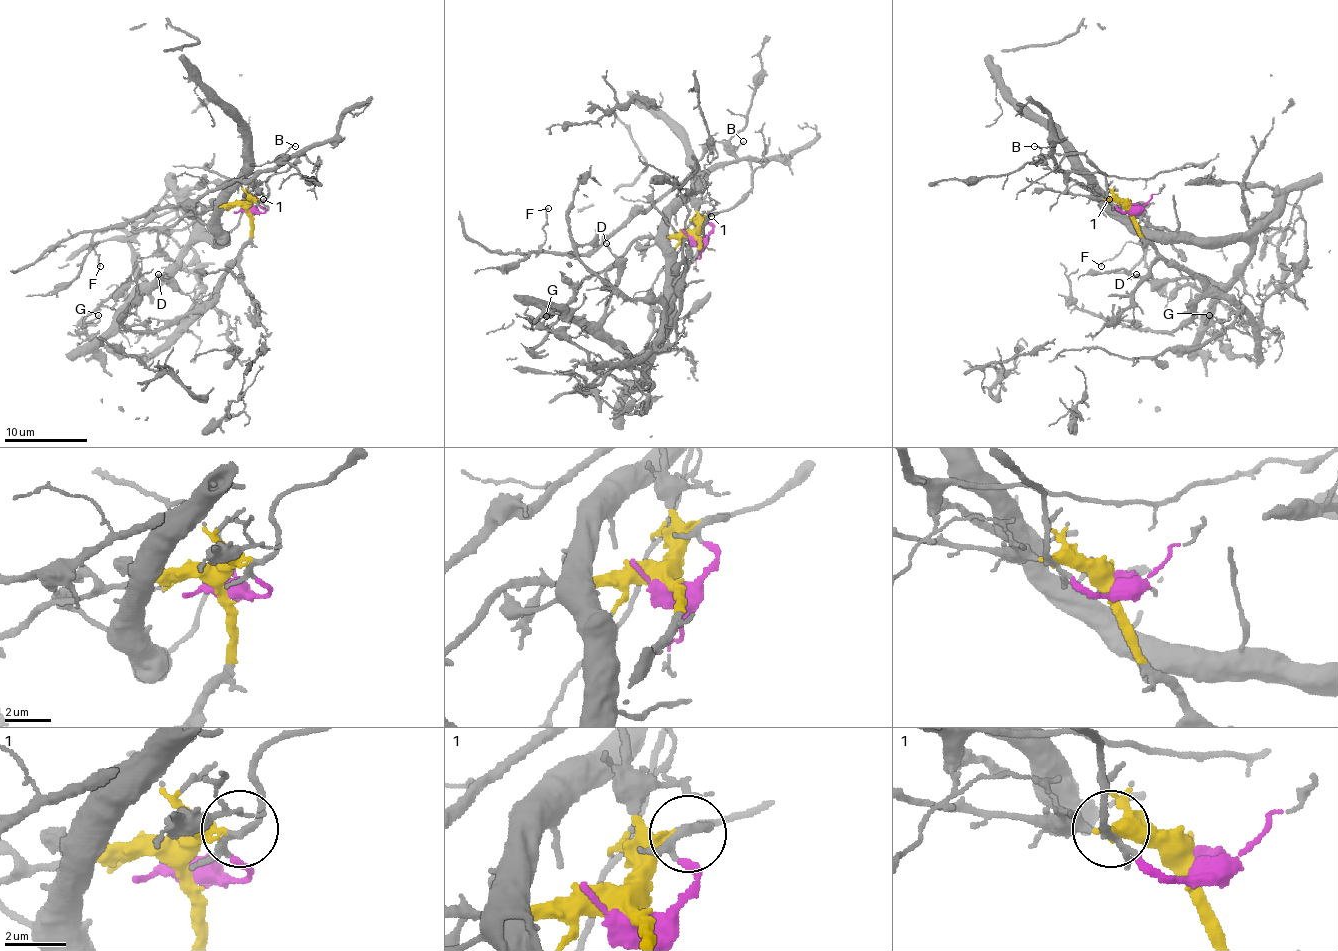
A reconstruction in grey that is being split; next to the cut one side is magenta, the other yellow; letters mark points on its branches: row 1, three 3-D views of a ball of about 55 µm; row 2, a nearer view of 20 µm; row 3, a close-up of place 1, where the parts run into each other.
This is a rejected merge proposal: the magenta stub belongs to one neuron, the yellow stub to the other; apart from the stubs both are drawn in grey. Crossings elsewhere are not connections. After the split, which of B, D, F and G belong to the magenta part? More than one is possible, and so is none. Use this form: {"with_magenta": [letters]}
{"with_magenta": ["B", "F"]}

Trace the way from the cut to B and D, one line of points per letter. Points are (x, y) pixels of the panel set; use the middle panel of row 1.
B: (696, 238), (713, 228), (706, 220), (734, 207), (750, 191), (752, 168), (734, 149), (744, 141)
D: (696, 238), (640, 243), (663, 251), (665, 324), (636, 357), (602, 328), (617, 278), (607, 243)

